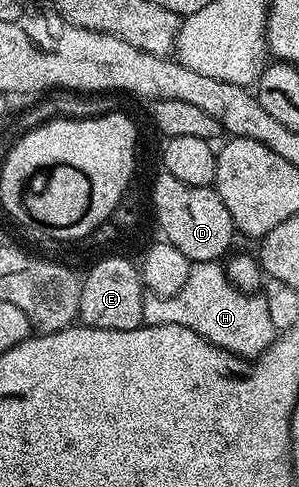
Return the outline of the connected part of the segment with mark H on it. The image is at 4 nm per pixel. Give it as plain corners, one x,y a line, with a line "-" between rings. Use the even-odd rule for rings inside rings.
218,261
194,263
186,284
171,297
146,295
143,302
145,324
187,326
217,348
226,348
242,358
256,358
273,343
275,329
271,320
270,302
264,295
241,291
229,280

